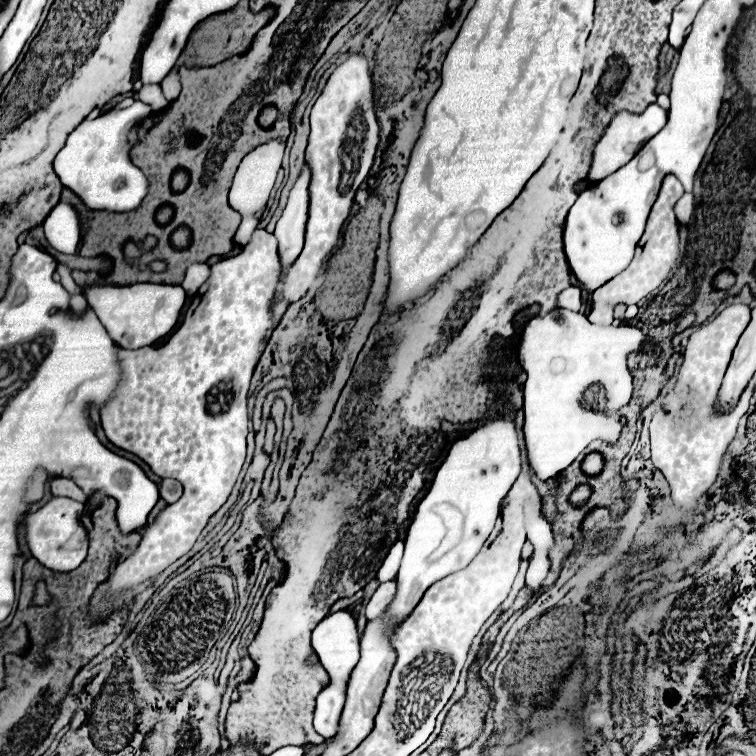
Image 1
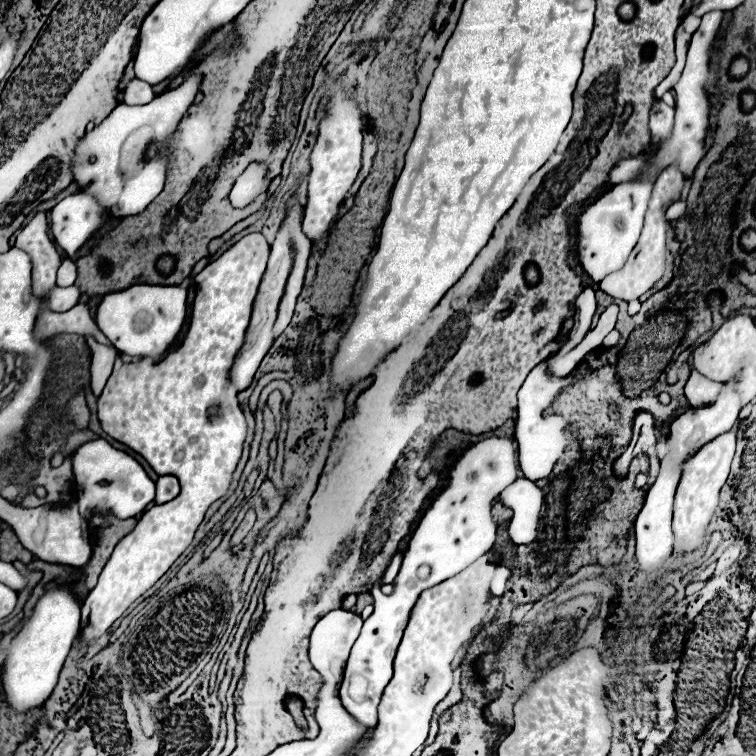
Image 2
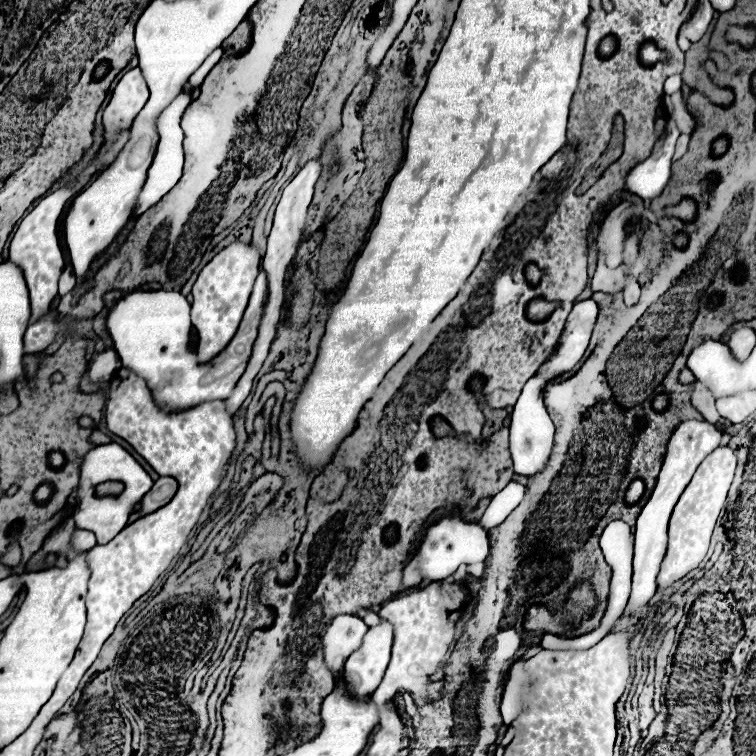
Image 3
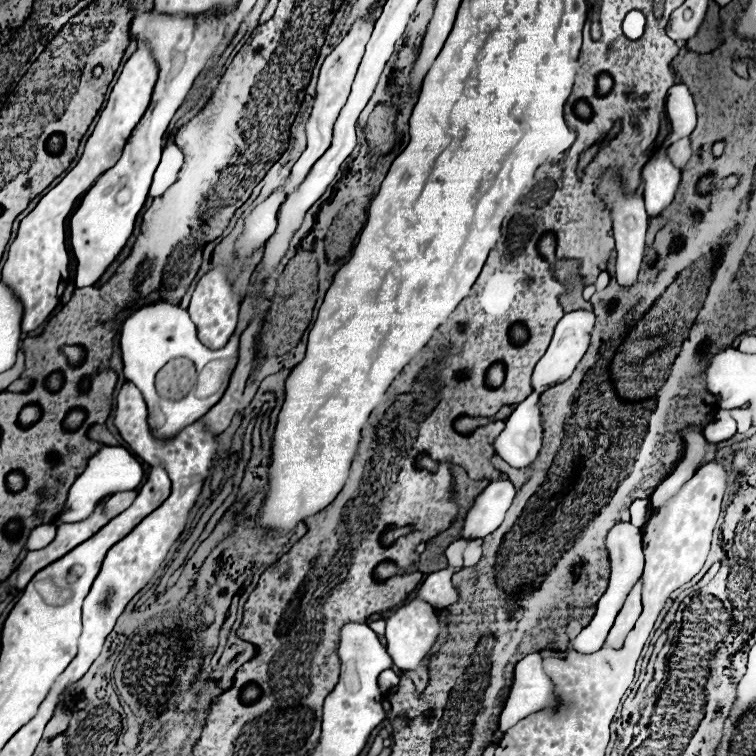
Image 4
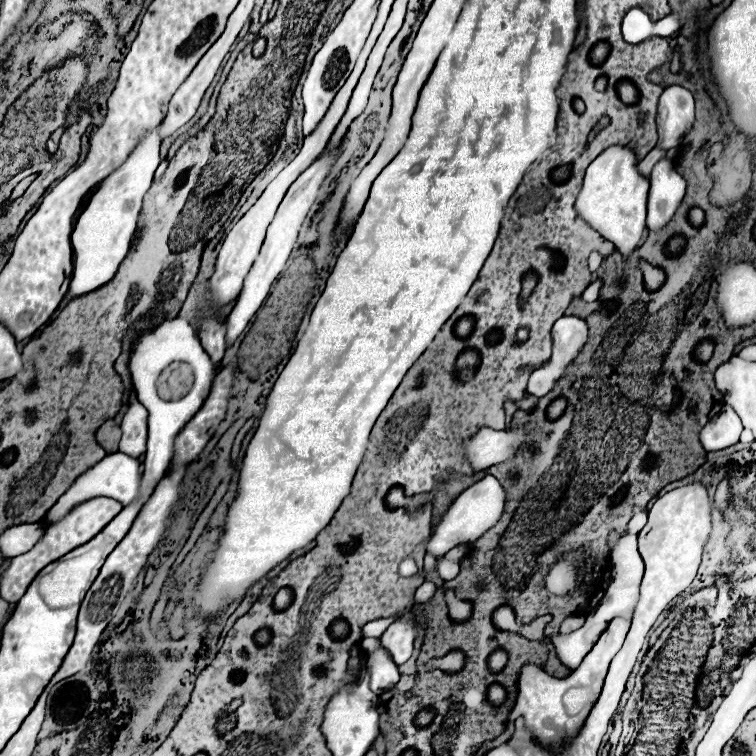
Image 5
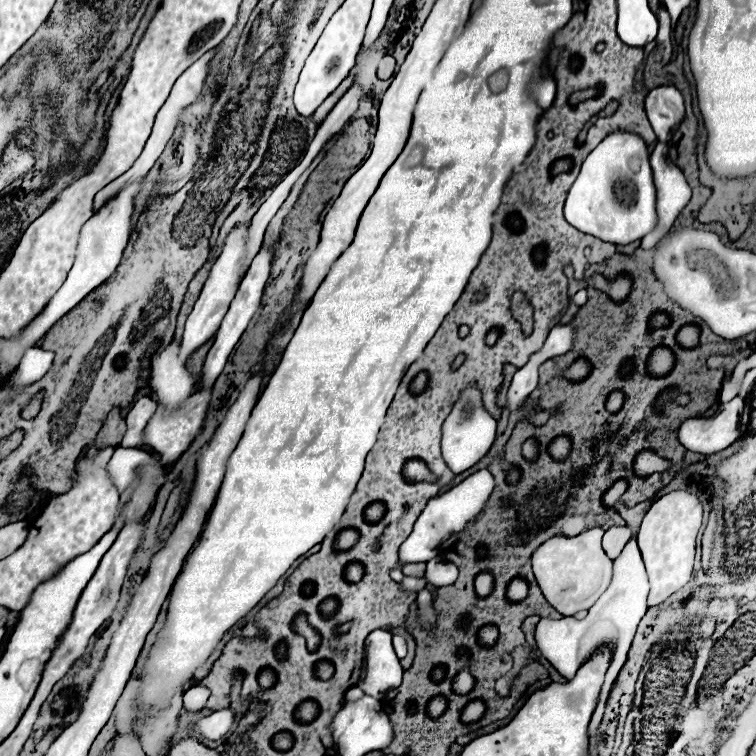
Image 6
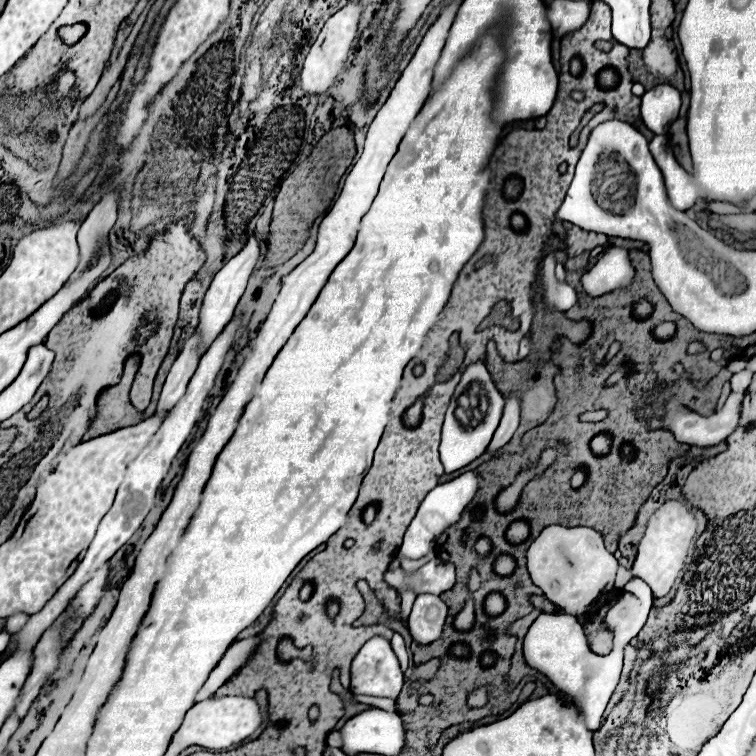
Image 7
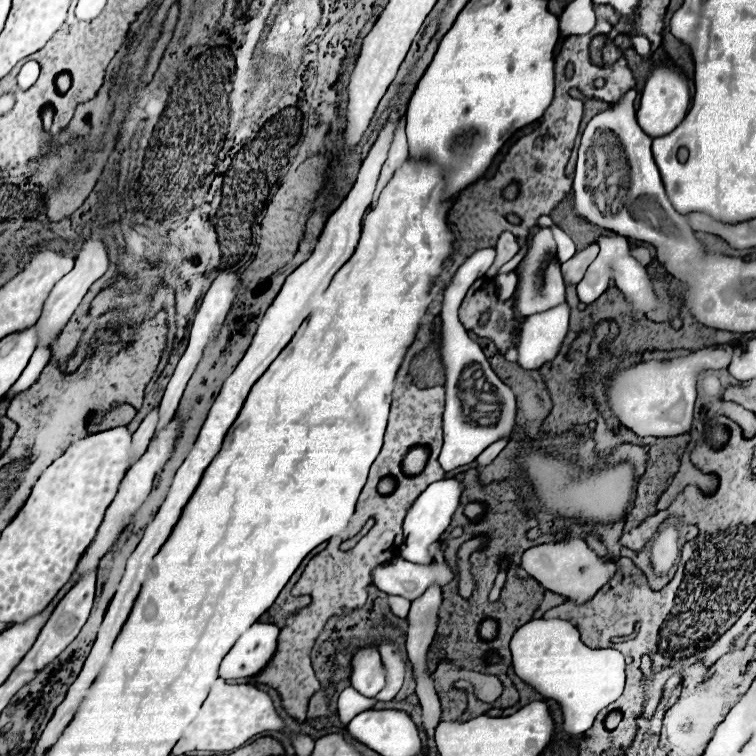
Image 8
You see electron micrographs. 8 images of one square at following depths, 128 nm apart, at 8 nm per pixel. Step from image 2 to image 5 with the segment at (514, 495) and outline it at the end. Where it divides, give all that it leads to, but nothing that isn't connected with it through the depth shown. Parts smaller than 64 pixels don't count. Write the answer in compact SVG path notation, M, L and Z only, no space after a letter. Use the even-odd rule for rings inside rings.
M486 474L482 480L474 482L464 492L460 492L458 498L442 514L442 518L432 526L430 536L424 544L424 552L432 554L432 556L442 556L458 544L474 542L480 534L484 534L484 530L488 530L488 526L492 526L500 518L500 514L504 510L505 500L506 492L500 486L500 482L492 474Z

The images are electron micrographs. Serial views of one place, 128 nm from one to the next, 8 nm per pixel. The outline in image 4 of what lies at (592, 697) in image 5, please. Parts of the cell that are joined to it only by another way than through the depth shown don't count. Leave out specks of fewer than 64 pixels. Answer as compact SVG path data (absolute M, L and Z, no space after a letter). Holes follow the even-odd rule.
M630 598L628 604L618 612L618 616L616 616L606 640L604 640L604 646L614 648L614 650L622 648L622 642L628 636L628 632L634 628L634 622L638 616L640 616L640 600ZM528 654L516 664L514 682L504 706L530 706L530 712L546 710L556 706L556 694L552 680L542 668L540 654Z

